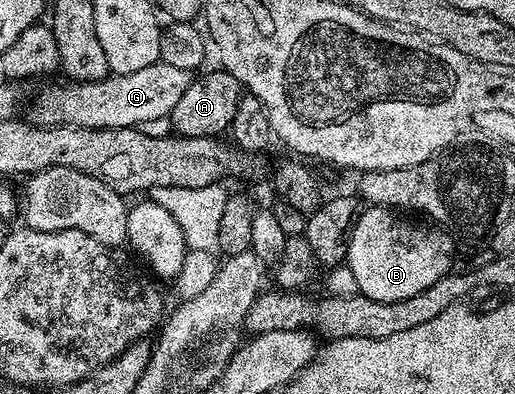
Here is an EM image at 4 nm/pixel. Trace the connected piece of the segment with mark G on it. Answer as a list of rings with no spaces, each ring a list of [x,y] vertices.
[[[159,60],[151,67],[142,67],[130,73],[113,73],[101,81],[82,81],[67,83],[65,87],[45,89],[33,101],[27,114],[34,125],[73,125],[76,129],[132,129],[151,123],[151,119],[168,117],[169,112],[179,103],[179,99],[191,87],[194,74],[183,71],[180,67],[171,67],[171,63]]]

